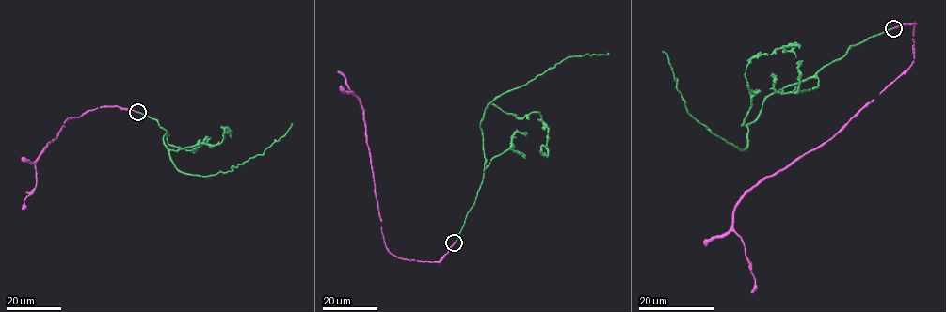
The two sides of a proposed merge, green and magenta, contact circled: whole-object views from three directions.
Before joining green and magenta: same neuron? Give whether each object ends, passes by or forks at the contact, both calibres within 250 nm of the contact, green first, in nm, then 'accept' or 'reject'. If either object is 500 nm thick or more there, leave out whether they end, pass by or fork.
green ends; magenta ends; calibres 170 and 200 nm; reject

